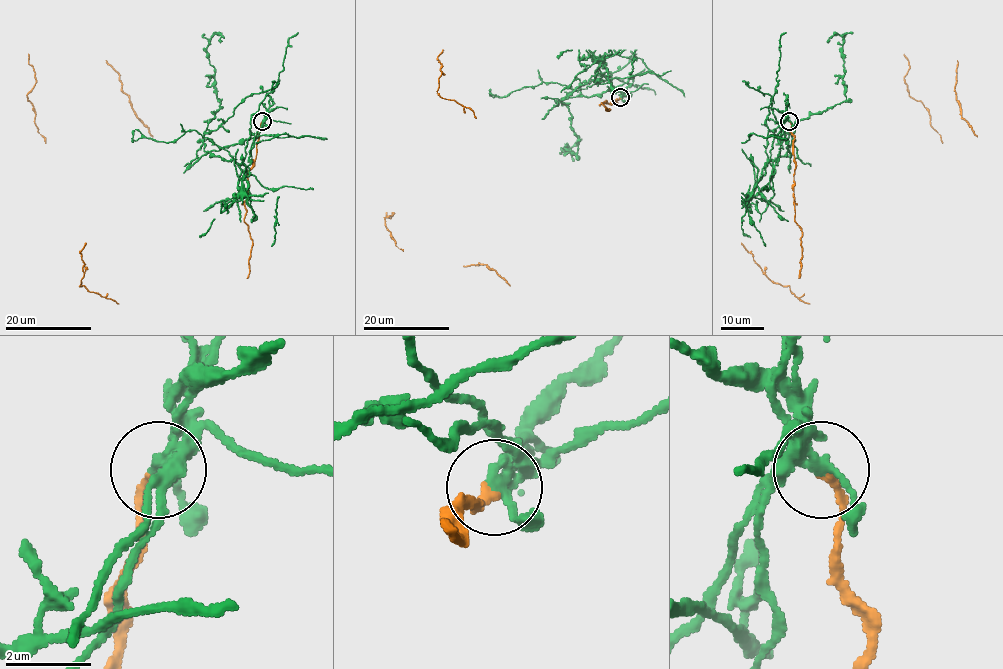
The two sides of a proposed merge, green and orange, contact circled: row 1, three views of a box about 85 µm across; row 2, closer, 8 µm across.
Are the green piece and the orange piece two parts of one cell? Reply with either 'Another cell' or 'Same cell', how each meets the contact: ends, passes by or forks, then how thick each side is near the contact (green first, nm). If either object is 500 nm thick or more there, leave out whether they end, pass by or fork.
Another cell. At the ring green forks. At the ring orange ends. Thickness 190 nm (green) against 200 nm

